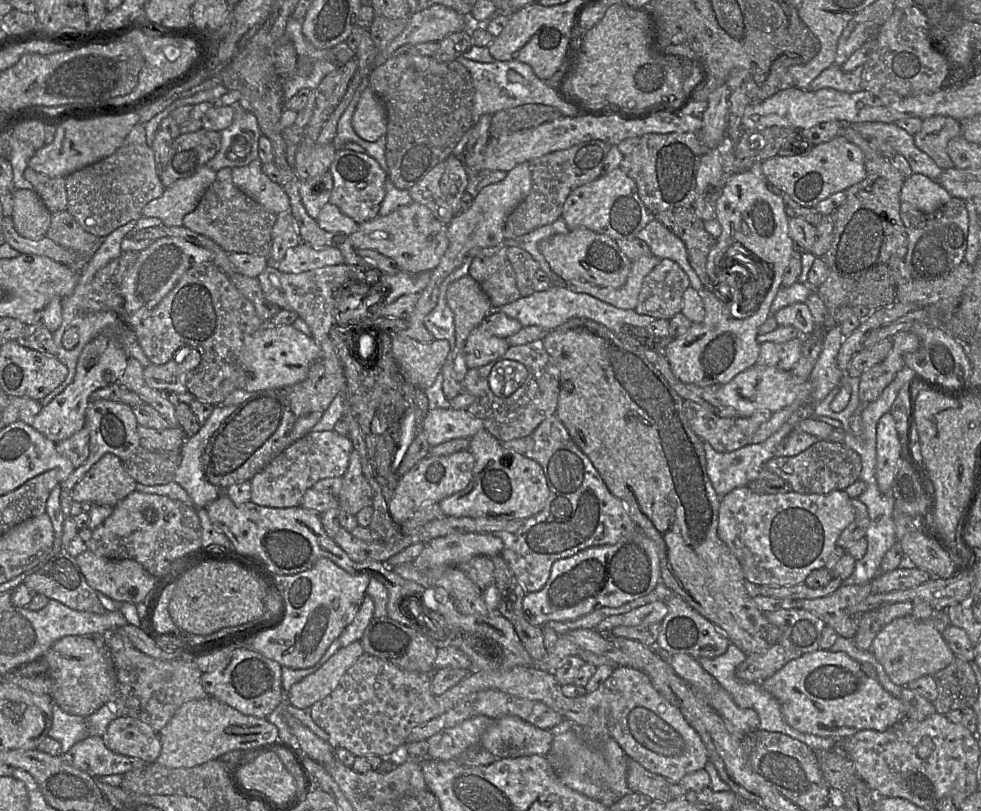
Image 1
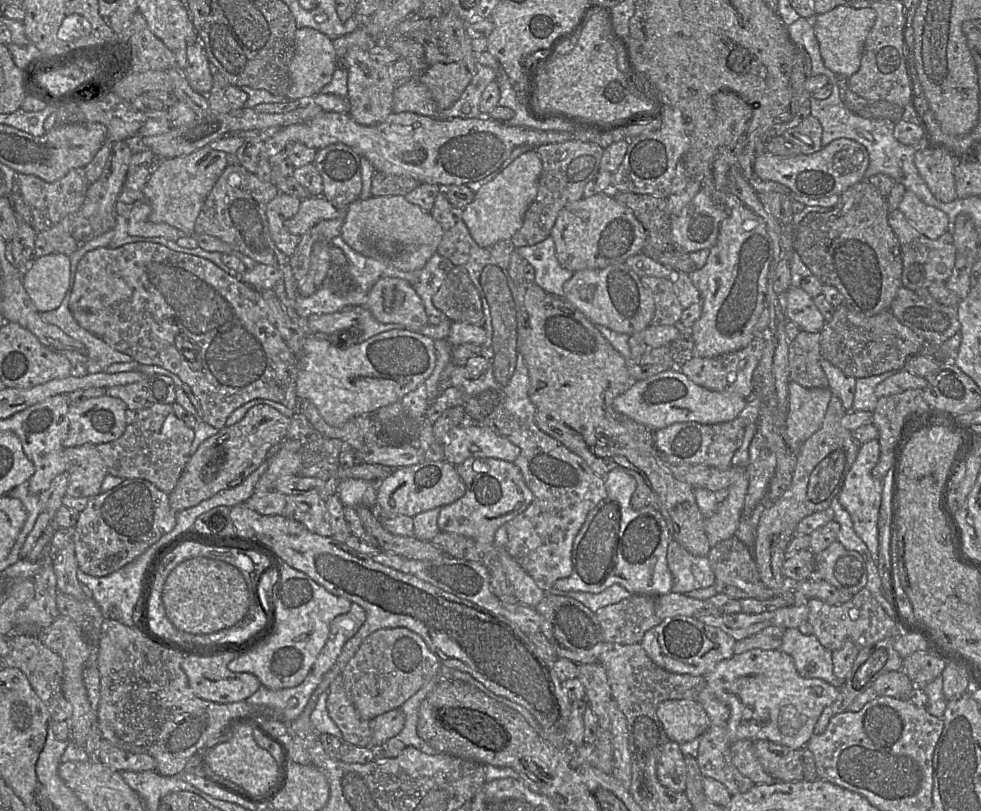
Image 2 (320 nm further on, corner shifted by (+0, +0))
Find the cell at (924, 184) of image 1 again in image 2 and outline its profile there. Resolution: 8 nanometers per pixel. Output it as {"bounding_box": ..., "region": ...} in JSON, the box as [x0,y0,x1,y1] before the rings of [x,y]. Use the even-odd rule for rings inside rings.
{"bounding_box":[898,190,947,240],"region":[[[910,190],[905,191],[898,209],[917,231],[931,240],[940,238],[947,231],[947,214],[925,204]]]}

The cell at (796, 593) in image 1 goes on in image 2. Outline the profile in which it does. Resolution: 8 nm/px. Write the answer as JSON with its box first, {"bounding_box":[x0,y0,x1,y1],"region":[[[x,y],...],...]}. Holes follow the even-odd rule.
{"bounding_box":[707,536,775,600],"region":[[[733,536],[712,547],[707,555],[715,576],[714,588],[717,594],[724,594],[733,599],[767,600],[775,597],[774,592],[761,580],[750,549],[737,537]]]}

